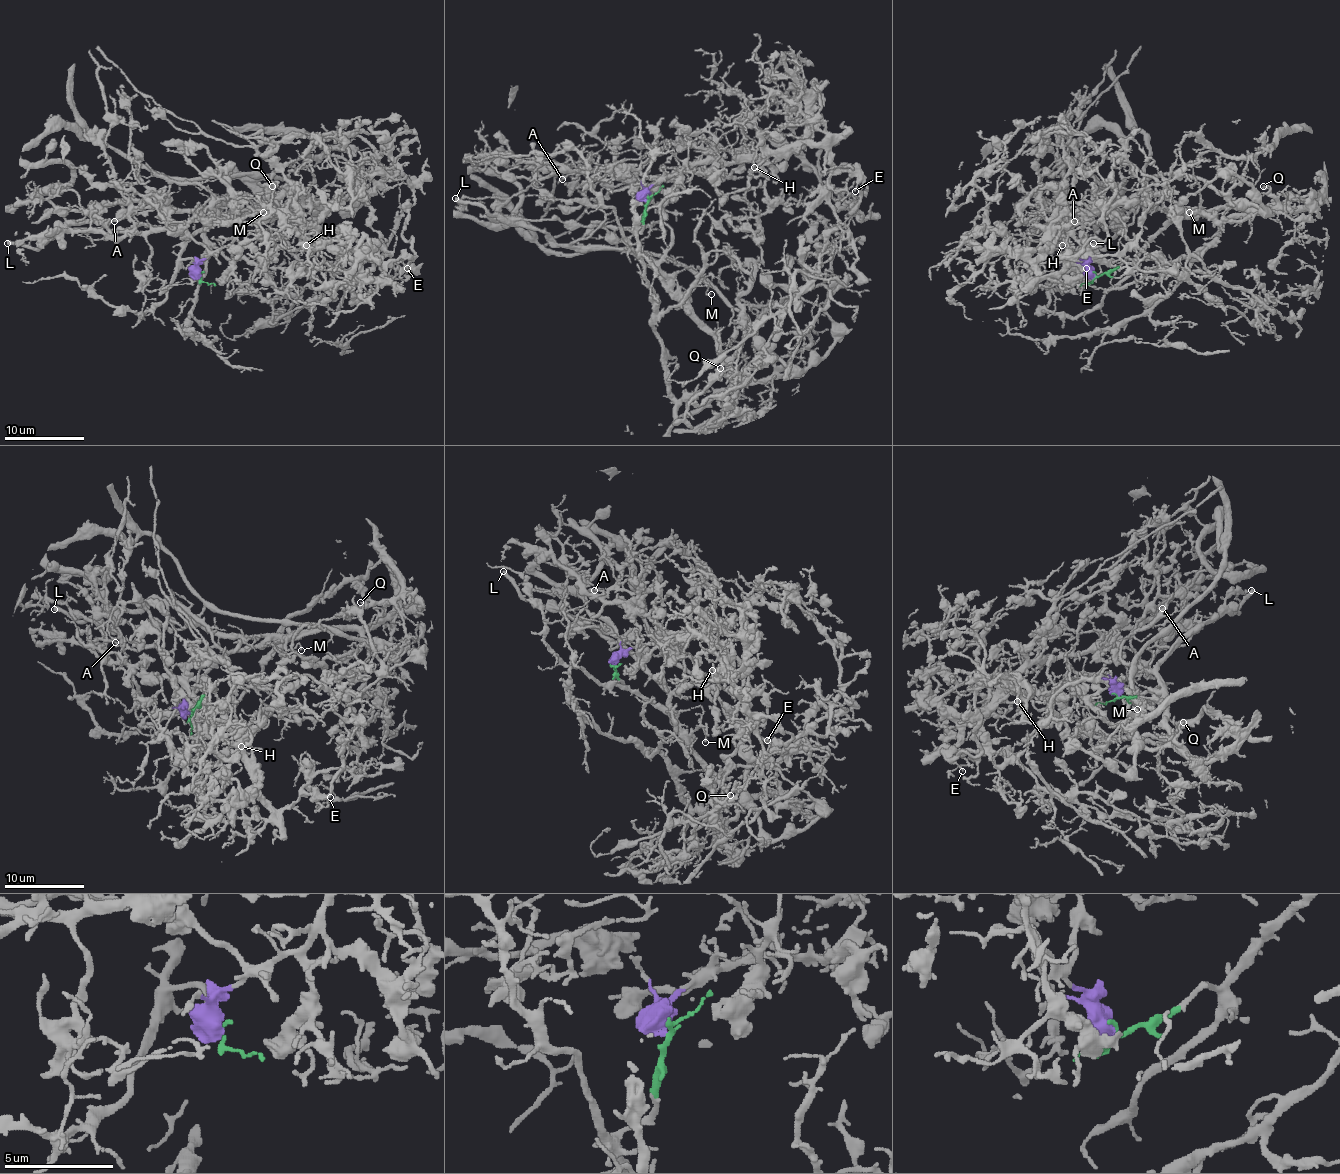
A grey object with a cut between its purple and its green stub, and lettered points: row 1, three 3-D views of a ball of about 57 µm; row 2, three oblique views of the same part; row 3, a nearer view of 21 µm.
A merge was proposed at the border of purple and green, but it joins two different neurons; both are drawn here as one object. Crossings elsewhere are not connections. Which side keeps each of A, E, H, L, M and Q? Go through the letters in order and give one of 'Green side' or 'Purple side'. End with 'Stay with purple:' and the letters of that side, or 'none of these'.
A: Purple side
E: Purple side
H: Purple side
L: Green side
M: Green side
Q: Green side
Stay with purple: A, E, H

